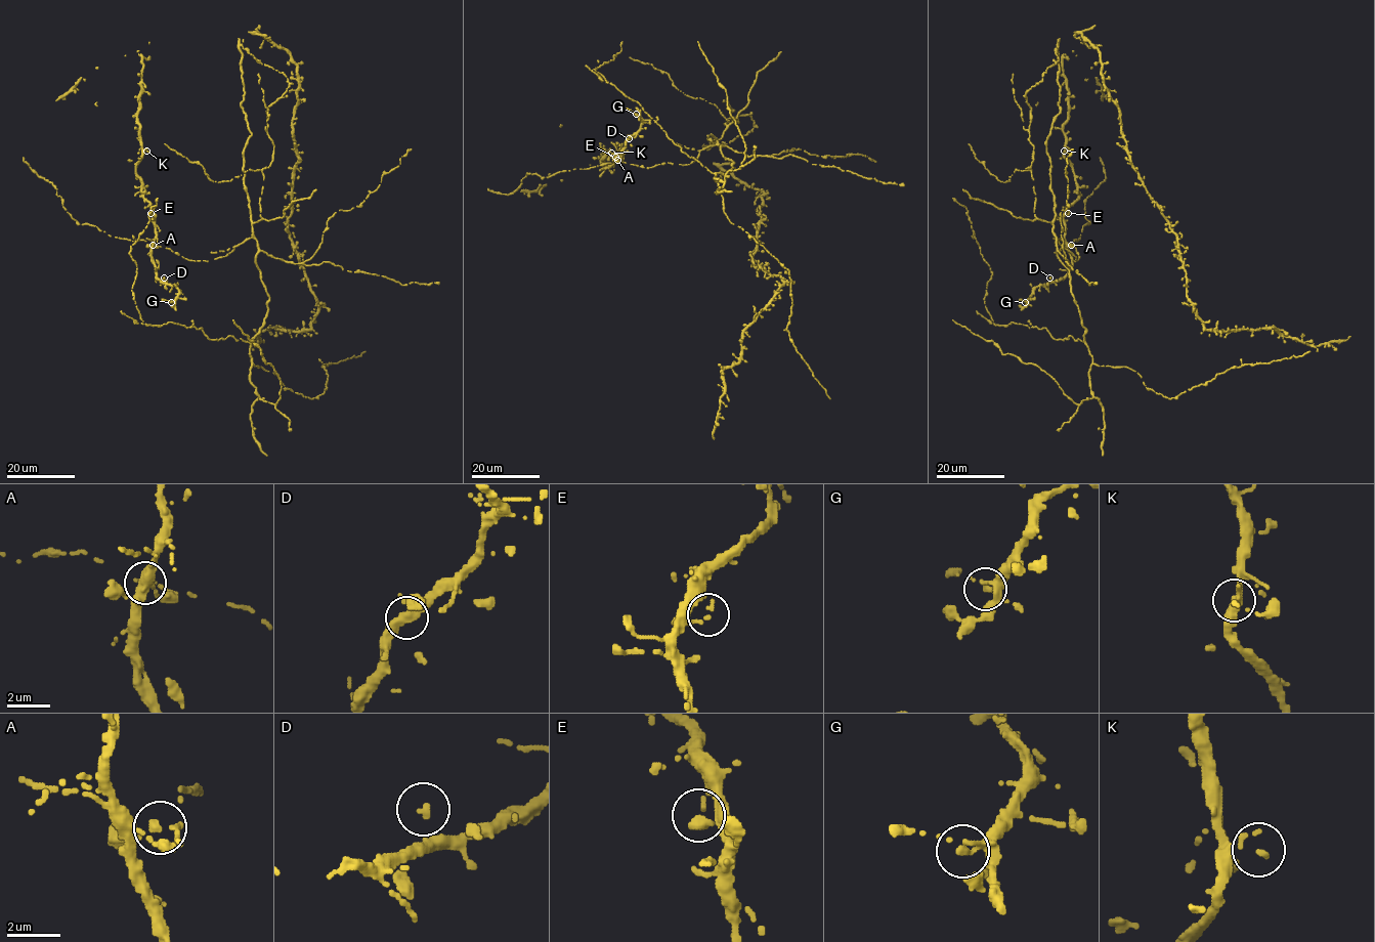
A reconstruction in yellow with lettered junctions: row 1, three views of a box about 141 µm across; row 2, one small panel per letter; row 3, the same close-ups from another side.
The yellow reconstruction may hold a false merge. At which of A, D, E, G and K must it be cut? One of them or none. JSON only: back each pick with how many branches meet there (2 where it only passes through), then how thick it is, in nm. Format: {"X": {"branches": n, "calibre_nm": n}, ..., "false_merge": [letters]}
{"false_merge": []}

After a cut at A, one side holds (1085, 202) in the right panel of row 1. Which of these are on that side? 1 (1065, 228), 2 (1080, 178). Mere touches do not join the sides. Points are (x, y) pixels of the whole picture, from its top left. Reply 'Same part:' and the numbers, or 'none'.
Same part: none

